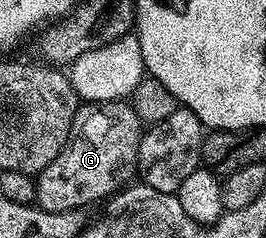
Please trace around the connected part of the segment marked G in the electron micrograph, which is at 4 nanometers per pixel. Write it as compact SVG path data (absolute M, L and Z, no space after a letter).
M82 102L75 113L72 138L65 148L36 176L36 202L44 211L81 211L92 203L100 204L117 194L137 175L137 158L143 134L143 124L128 102Z

